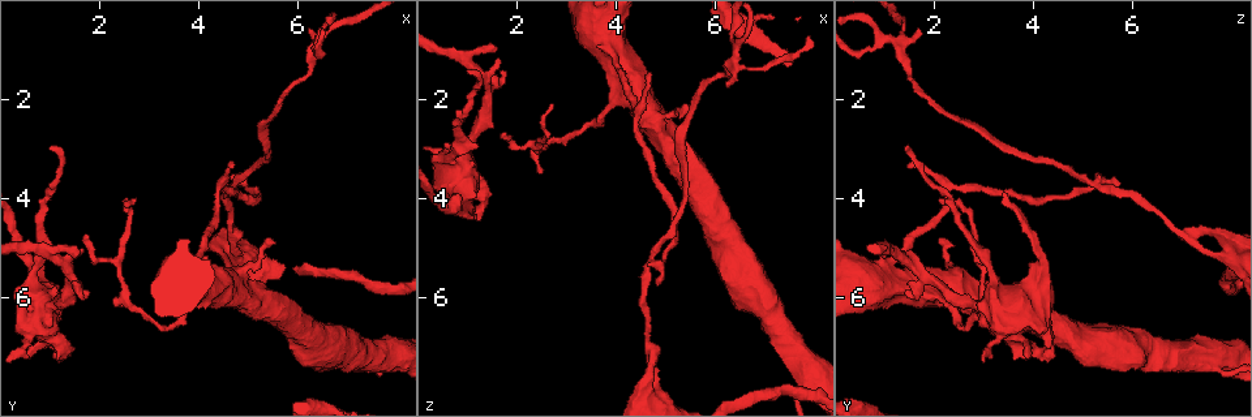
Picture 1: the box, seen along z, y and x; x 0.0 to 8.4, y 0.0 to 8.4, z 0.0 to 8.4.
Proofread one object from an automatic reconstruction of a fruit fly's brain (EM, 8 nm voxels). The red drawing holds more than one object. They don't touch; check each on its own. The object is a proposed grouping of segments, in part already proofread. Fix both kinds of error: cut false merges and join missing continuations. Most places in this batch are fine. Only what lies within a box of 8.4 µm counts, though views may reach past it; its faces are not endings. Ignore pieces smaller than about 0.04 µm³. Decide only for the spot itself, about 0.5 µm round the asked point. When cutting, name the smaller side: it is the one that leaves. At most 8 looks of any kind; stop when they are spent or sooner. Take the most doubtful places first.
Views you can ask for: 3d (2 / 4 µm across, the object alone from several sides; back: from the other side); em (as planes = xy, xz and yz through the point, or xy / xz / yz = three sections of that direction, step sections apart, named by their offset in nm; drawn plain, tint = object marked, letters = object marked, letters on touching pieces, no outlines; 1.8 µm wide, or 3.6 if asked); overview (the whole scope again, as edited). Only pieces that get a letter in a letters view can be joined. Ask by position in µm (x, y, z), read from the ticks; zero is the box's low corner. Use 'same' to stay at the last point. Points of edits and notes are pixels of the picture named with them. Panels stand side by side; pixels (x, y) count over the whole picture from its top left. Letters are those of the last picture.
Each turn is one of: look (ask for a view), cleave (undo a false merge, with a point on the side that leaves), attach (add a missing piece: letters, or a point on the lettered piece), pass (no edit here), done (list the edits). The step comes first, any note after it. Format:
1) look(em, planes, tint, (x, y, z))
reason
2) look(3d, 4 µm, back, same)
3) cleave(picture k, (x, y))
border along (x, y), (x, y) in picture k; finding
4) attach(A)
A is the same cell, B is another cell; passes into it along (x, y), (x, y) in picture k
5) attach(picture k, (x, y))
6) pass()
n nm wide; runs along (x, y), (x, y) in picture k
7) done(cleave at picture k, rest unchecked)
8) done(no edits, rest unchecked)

look(em, xy, step 4, letters, (4.80, 3.70, 5.30))

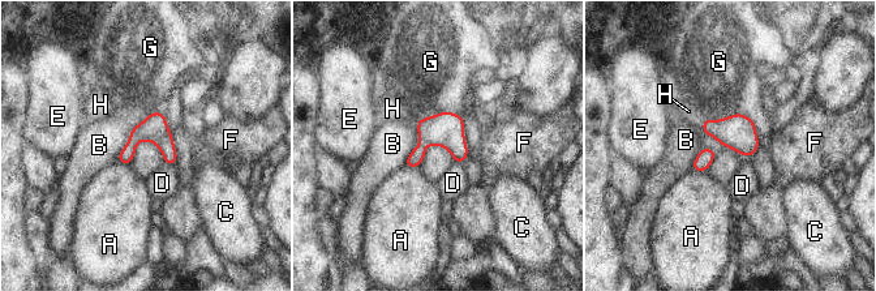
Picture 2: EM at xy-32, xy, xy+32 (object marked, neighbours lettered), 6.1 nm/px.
pass()
A, B, C, D, E, F, G and H are other cells; border along (155, 111), (131, 131), (116, 159) in picture 2; one neuron here

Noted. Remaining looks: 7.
look(3d, 2 µm, (1.60, 5.10, 1.25))
branch stops here

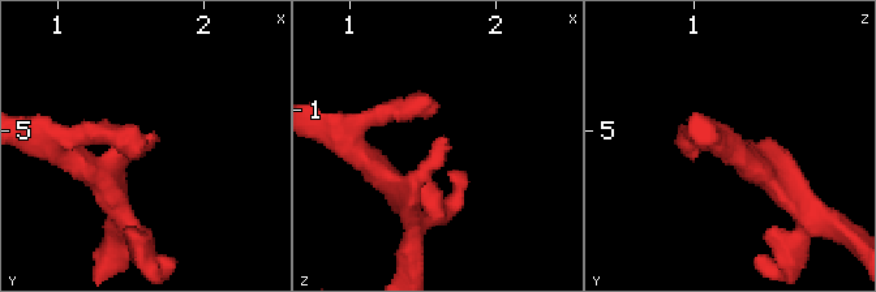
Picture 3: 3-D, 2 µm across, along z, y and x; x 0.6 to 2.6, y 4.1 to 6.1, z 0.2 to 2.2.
look(em, planes, tint, (1.62, 5.06, 1.18))

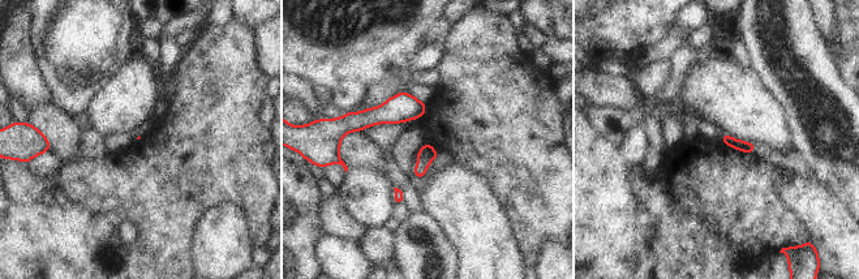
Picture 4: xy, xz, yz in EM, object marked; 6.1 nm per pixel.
look(em, planes, letters, same)

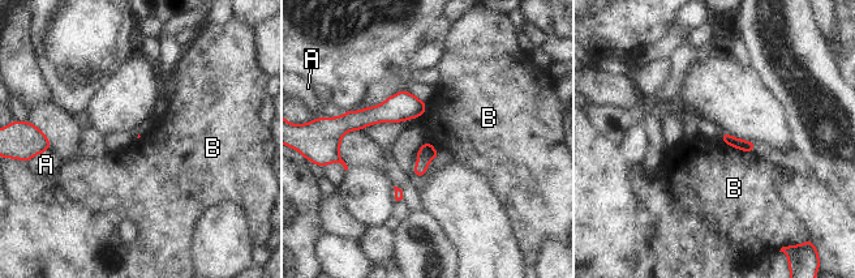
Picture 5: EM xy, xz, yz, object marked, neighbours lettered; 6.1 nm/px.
pass()
B touches over 220 nm; A and B are other cells; border along (720, 140), (731, 146), (753, 152) in picture 5; none of them fits

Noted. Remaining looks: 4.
look(3d, 4 µm, (0.65, 6.00, 3.25))
calibre changes

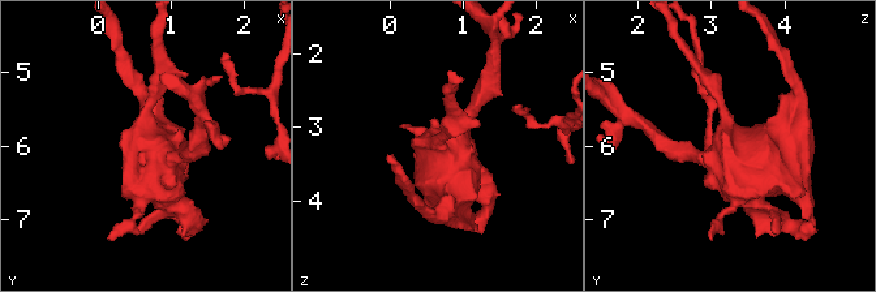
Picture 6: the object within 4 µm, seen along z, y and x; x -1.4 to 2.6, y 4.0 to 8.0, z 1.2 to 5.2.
look(em, planes, tint, (0.70, 6.00, 3.25))
need the tissue

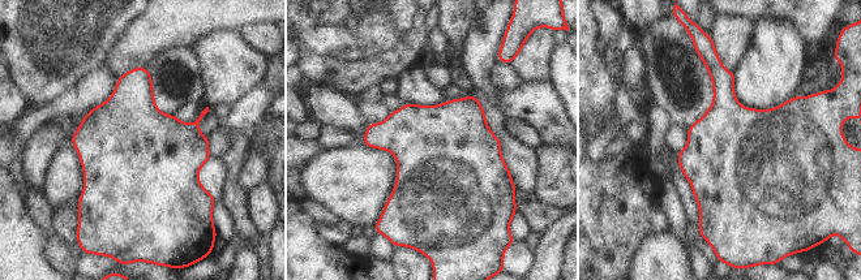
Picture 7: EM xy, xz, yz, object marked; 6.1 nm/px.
look(em, planes, letters, same)
what lies round it

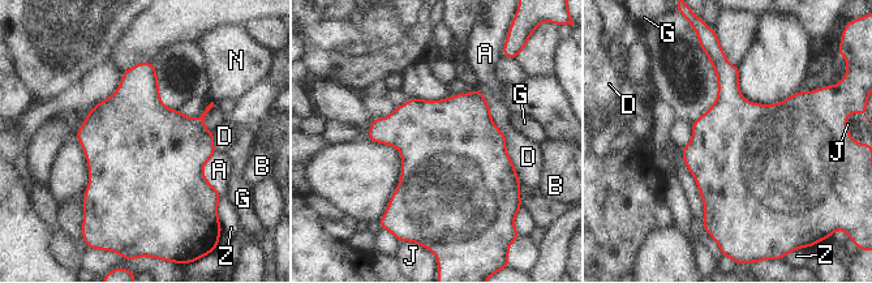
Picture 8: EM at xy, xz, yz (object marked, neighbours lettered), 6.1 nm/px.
pass()
A, B, D, G, J, N and Z are other cells; border along (476, 89), (518, 174) in picture 8; one neuron here

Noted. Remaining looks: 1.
done(no edits, rest unchecked)

